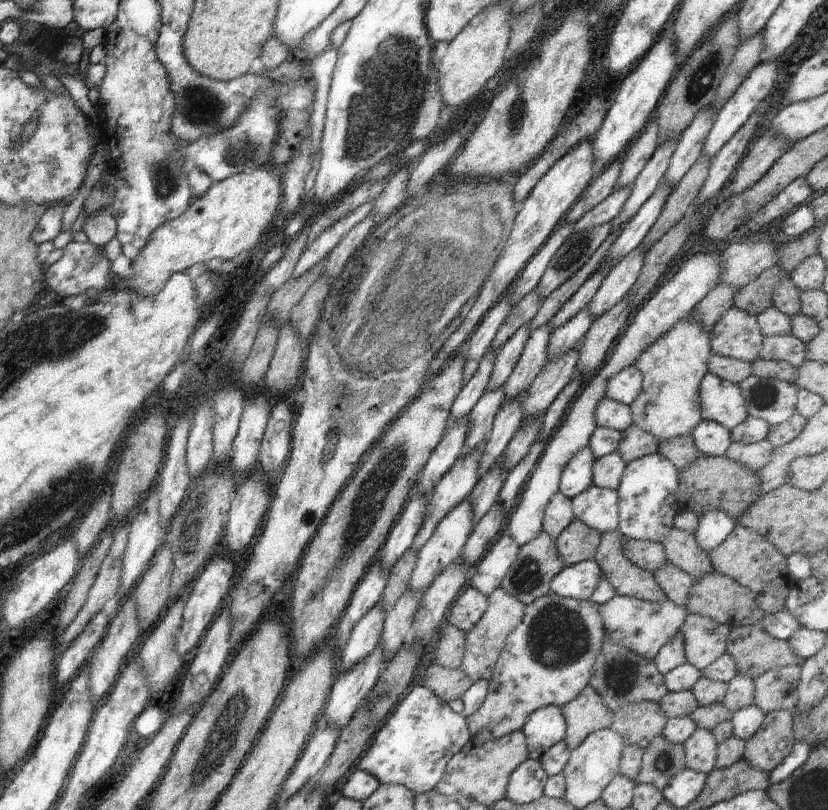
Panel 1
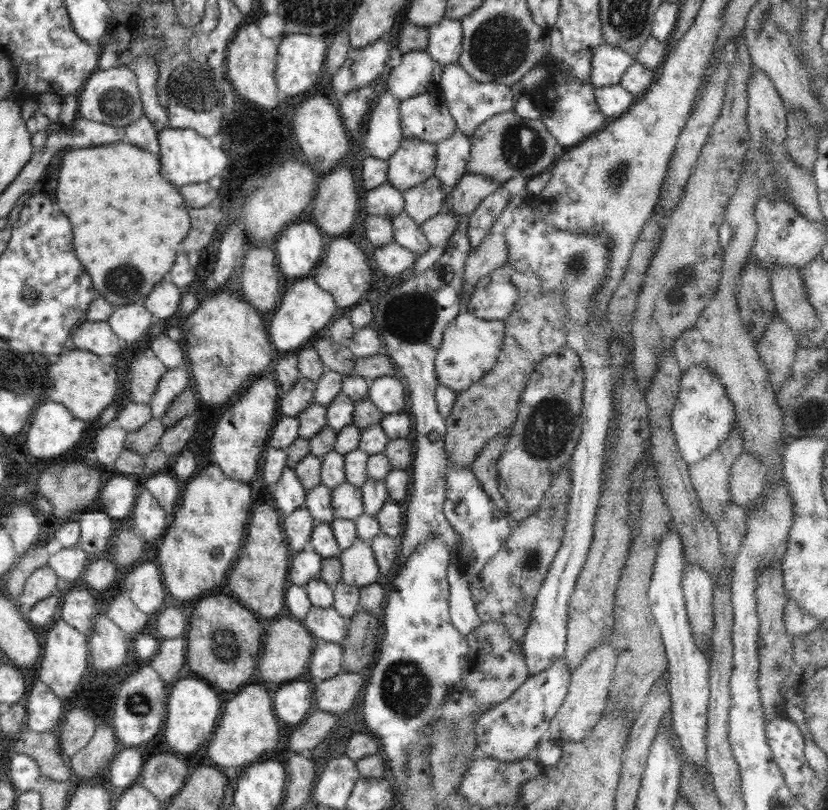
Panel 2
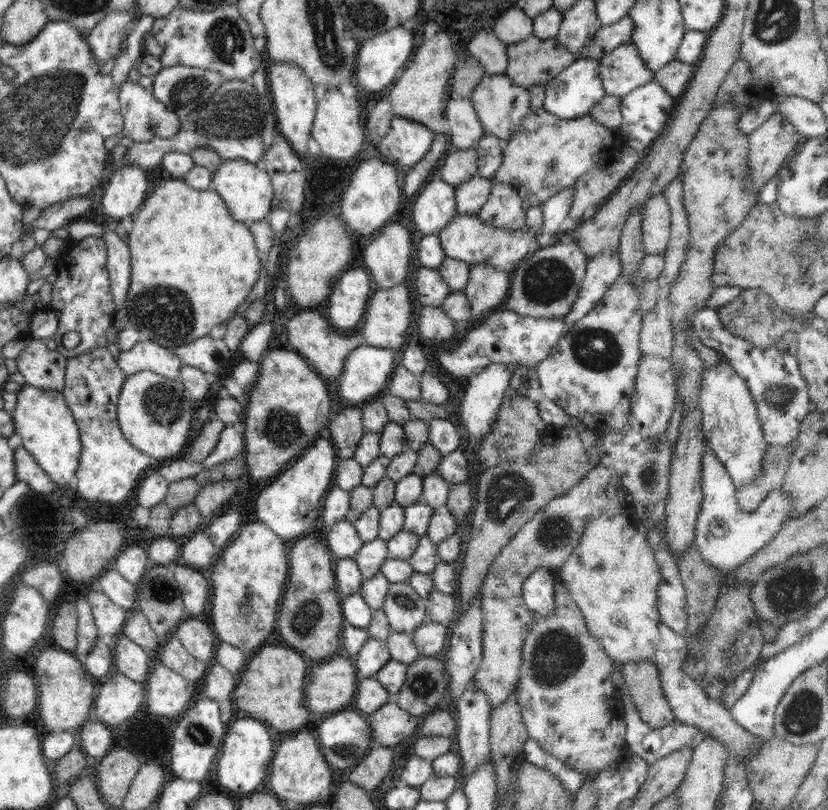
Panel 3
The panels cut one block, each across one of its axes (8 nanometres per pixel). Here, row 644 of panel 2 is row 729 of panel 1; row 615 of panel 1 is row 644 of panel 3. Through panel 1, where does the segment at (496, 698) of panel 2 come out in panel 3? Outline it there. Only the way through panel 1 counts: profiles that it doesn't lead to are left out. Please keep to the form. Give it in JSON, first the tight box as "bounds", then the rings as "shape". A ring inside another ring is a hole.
{"bounds":[516,569,626,776],"shape":[[[560,569],[555,573],[557,614],[542,619],[532,613],[533,624],[522,646],[516,695],[529,738],[567,768],[588,776],[620,760],[626,745],[626,723],[614,717],[612,703],[619,694],[610,678],[614,661],[600,643],[590,637],[582,612],[564,586]],[[536,617],[538,622],[534,623]]]}

